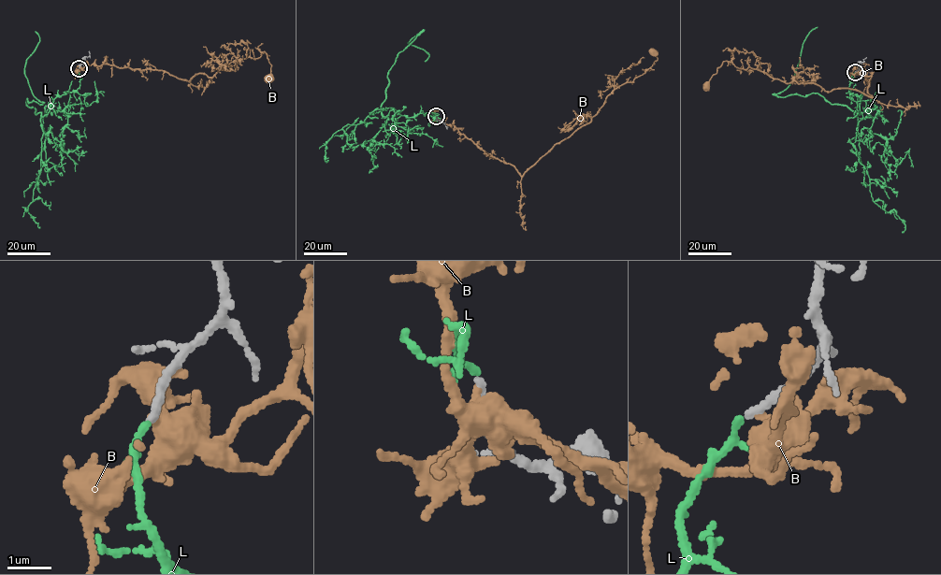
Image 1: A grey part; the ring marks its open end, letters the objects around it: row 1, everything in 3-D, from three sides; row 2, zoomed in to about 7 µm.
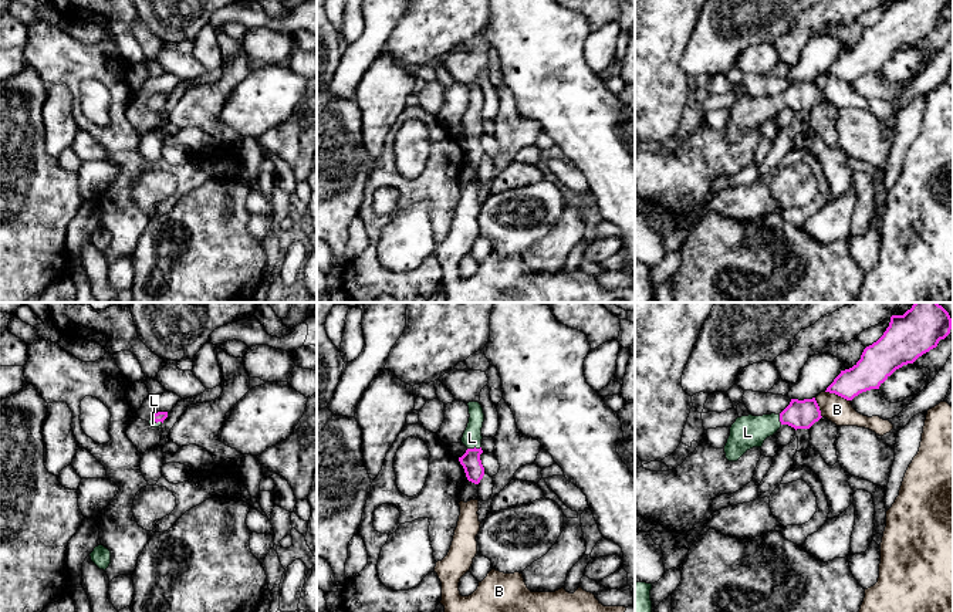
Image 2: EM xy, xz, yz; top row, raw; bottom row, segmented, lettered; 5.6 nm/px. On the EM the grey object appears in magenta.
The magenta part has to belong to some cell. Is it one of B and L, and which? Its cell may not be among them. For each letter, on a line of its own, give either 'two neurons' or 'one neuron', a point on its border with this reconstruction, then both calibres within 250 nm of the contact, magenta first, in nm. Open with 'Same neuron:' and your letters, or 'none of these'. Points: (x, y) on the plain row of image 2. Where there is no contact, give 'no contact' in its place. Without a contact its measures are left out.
Same neuron: L
B: two neurons; contact yz (838, 77); calibres 190 and 150 nm
L: one neuron; contact xz (475, 129); calibres 110 and 110 nm

